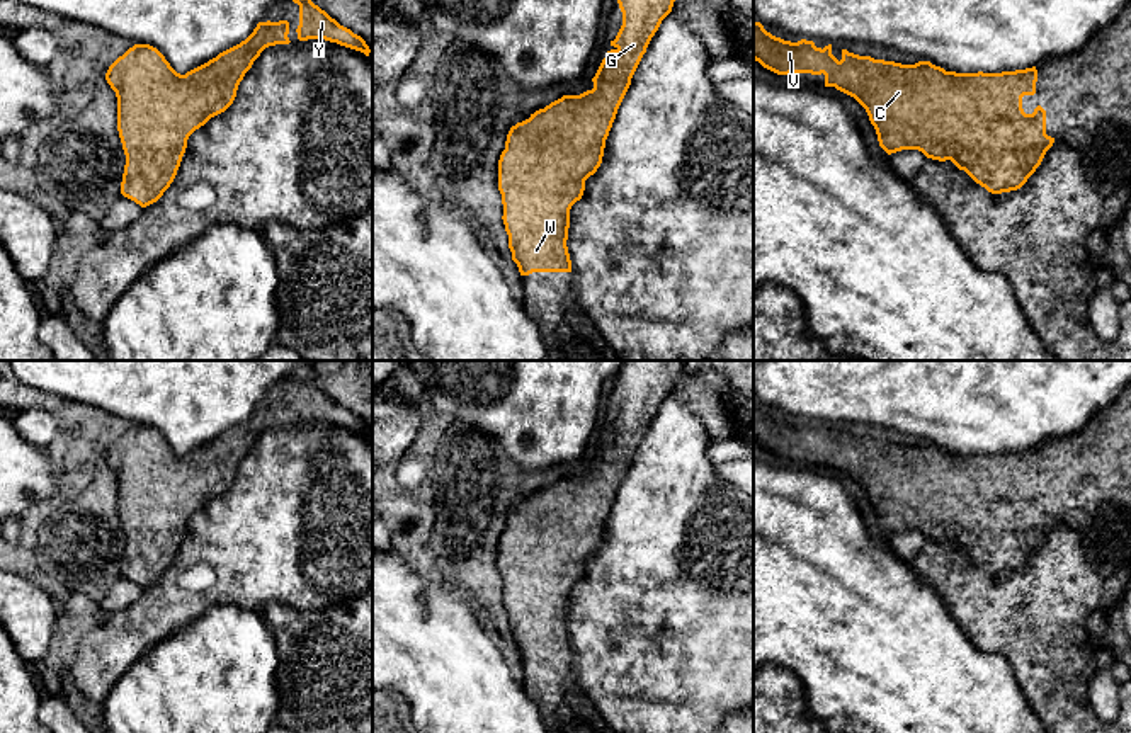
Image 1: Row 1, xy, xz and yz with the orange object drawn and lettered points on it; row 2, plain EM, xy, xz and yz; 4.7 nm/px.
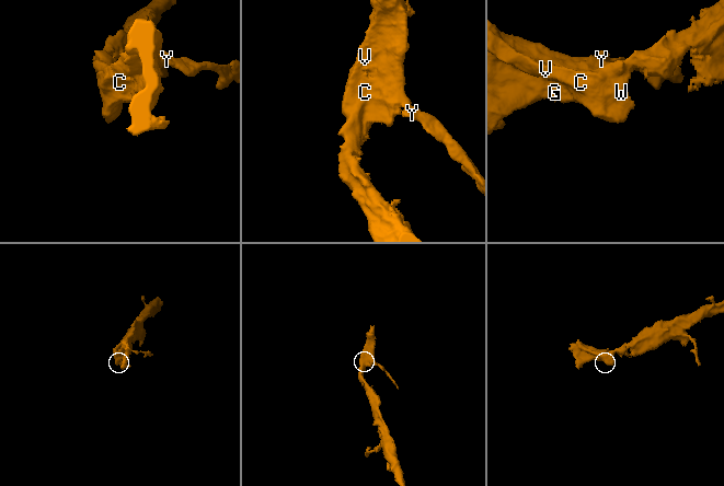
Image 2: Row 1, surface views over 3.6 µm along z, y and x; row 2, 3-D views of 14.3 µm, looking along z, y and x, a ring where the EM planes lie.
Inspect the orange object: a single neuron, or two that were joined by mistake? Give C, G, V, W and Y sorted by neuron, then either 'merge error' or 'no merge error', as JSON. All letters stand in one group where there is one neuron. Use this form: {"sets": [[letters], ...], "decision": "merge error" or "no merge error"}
{"sets": [["C", "G", "V", "W", "Y"]], "decision": "no merge error"}

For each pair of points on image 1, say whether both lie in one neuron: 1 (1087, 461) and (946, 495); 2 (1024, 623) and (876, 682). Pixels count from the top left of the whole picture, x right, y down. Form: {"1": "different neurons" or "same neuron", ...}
{"1": "same neuron", "2": "different neurons"}

